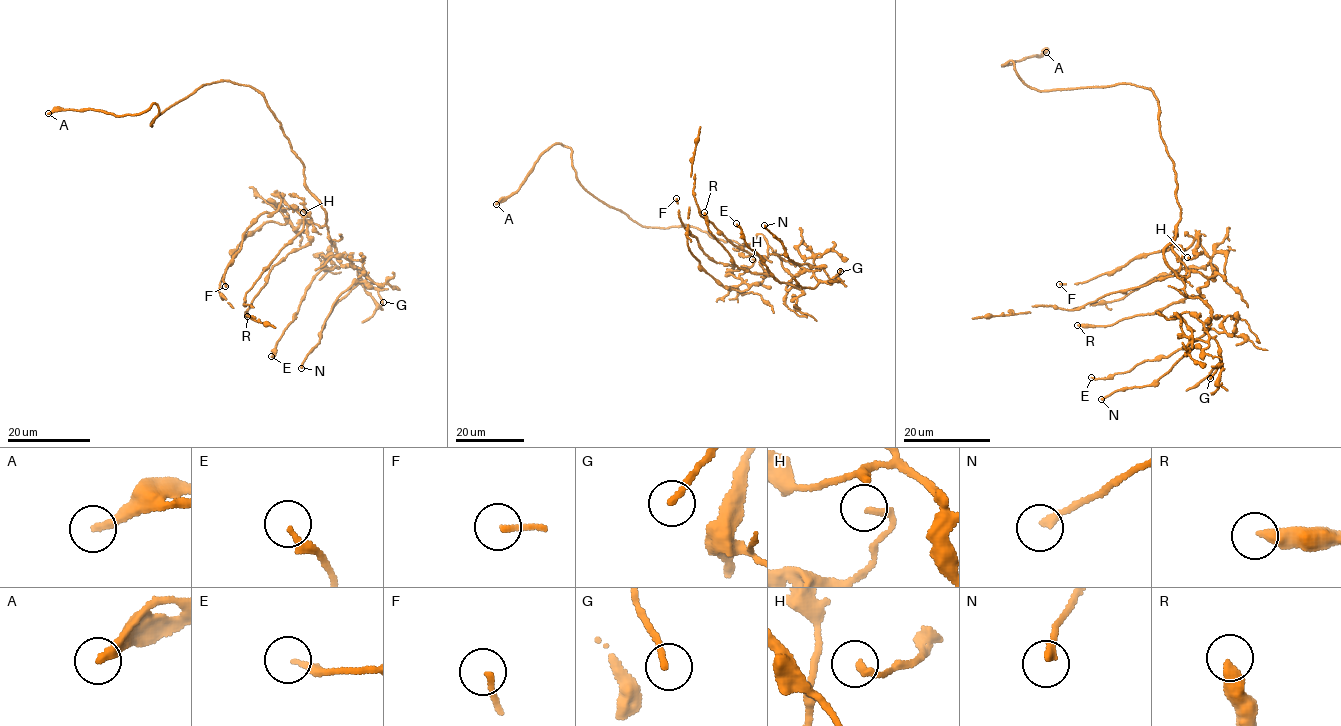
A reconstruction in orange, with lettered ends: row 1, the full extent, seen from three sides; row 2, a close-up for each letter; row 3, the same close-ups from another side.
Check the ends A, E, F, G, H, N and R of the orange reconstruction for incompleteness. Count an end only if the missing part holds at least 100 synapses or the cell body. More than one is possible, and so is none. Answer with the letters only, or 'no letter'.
A

